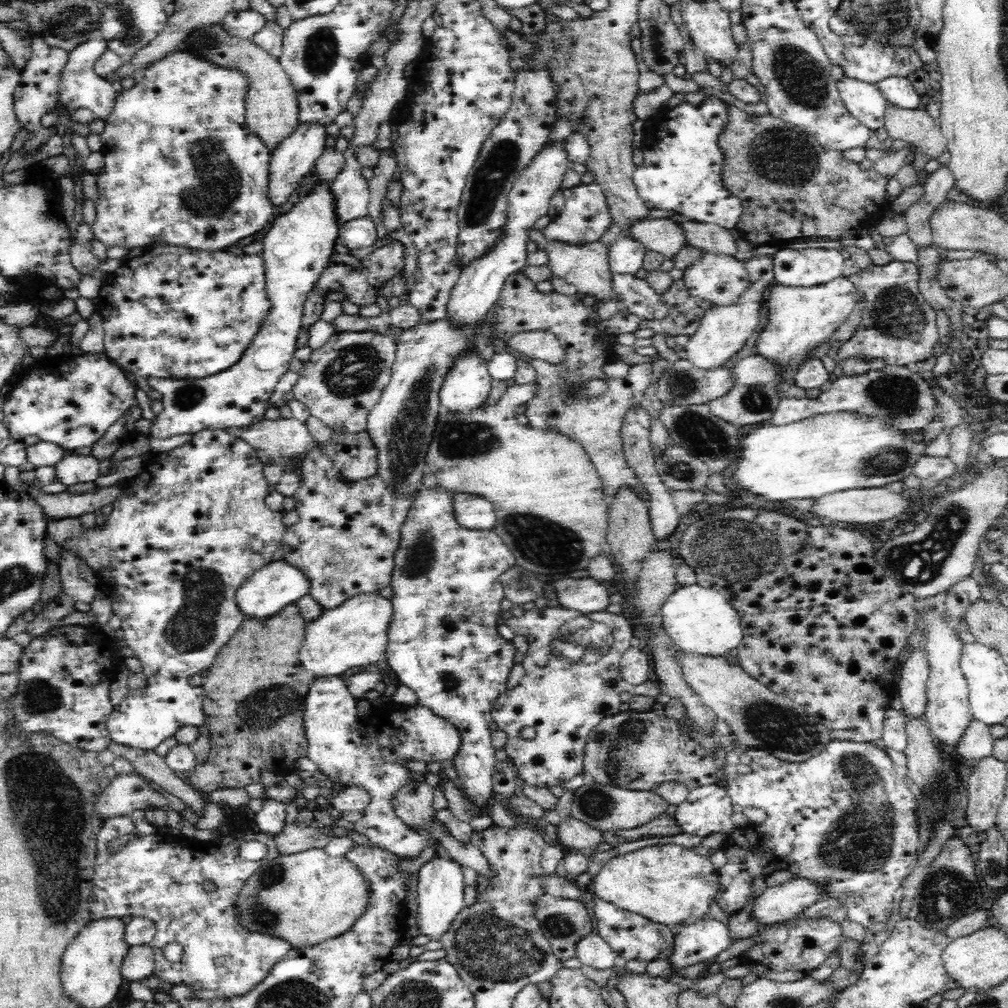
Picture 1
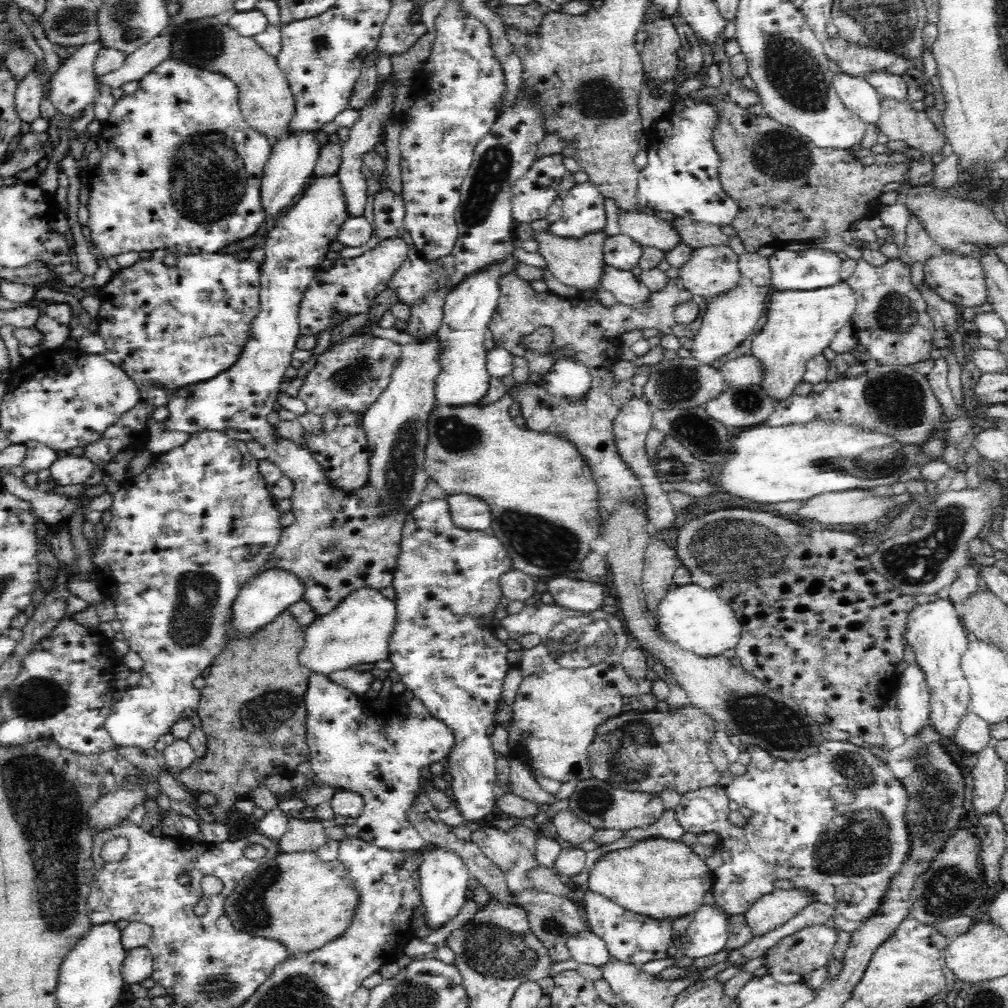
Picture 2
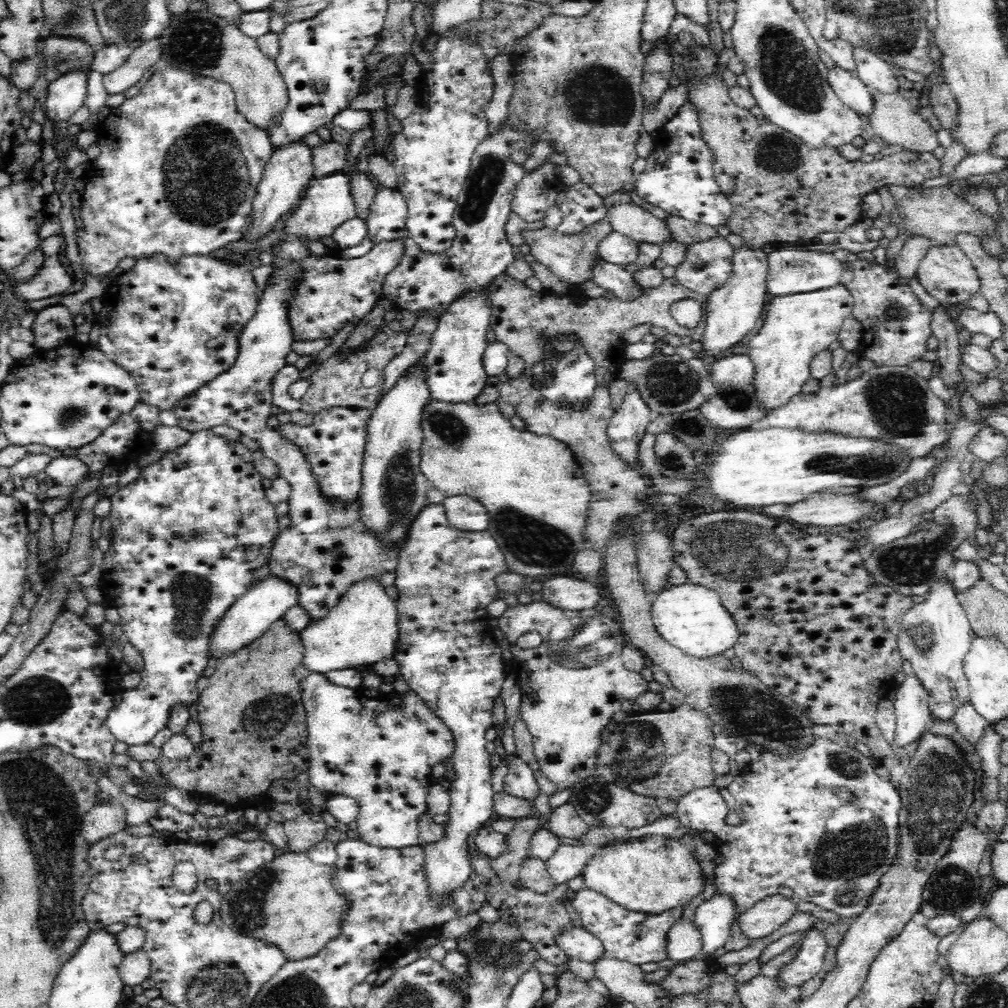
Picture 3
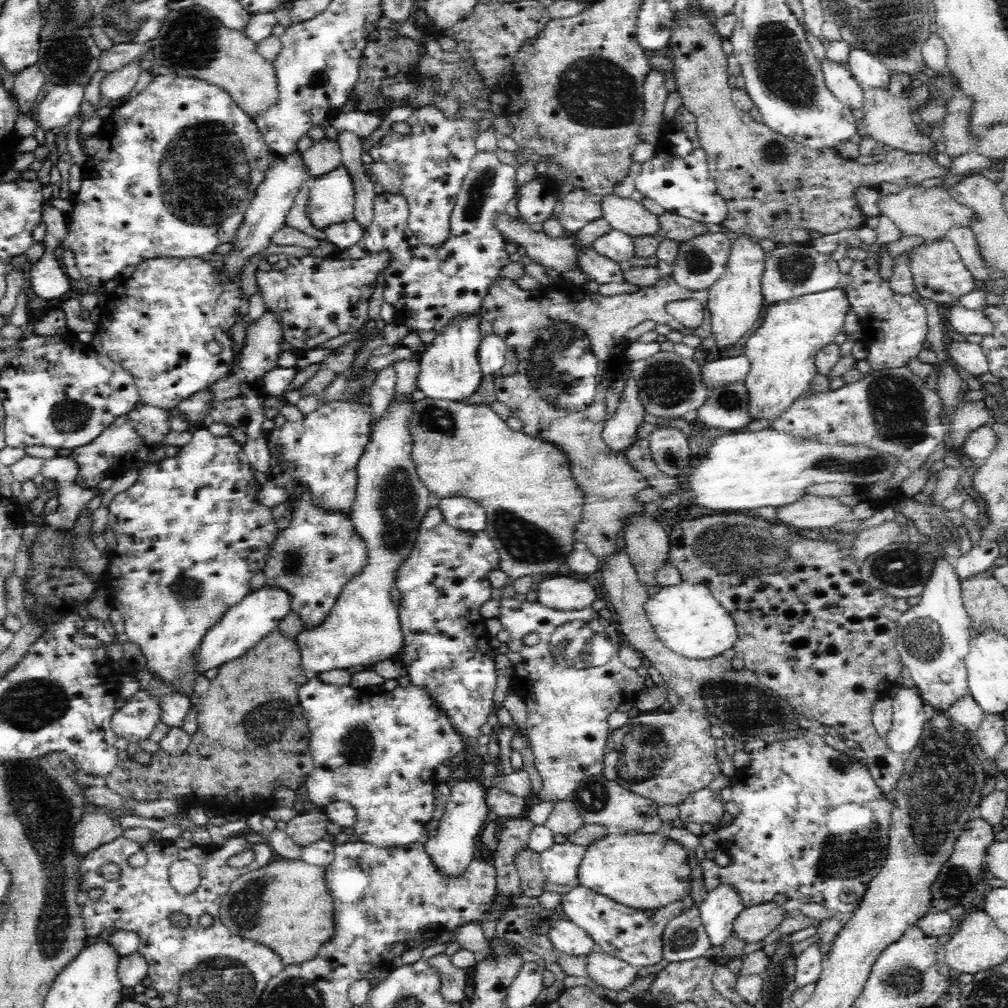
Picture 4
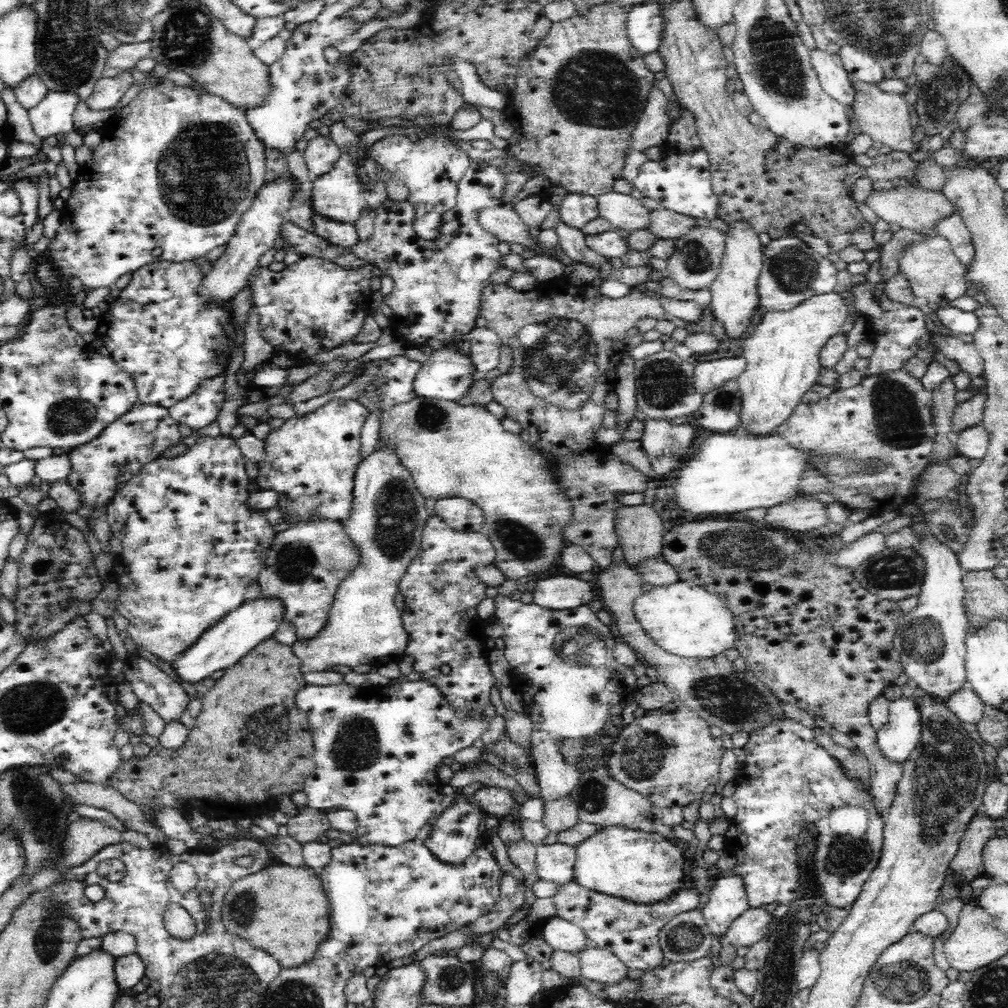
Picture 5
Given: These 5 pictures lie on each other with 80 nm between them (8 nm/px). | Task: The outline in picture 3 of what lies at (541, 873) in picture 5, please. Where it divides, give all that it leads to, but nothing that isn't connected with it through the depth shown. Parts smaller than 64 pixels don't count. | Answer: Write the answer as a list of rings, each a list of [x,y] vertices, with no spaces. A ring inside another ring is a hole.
[[[560,844],[556,852],[545,861],[546,869],[556,884],[562,884],[576,876],[580,876],[590,858],[587,846],[573,846]]]

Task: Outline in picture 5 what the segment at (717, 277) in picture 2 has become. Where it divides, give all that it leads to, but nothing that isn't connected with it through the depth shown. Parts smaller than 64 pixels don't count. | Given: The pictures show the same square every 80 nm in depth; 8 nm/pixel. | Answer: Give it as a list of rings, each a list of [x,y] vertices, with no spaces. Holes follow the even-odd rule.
[[[694,226],[687,234],[675,240],[674,251],[667,258],[669,277],[683,289],[708,289],[718,276],[724,250],[726,233],[712,227]]]

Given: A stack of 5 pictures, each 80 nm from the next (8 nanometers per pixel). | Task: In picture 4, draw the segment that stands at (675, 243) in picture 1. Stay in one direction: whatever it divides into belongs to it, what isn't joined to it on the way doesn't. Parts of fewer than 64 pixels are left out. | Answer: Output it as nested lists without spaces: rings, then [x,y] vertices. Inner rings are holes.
[[[614,194],[602,196],[602,214],[609,225],[630,237],[658,236],[658,215],[647,211],[640,201]]]

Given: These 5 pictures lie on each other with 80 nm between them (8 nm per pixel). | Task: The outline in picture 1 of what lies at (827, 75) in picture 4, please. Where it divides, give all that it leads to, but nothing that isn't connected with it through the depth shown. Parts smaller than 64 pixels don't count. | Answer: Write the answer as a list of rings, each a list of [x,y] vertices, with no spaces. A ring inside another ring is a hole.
[[[848,76],[836,83],[846,109],[854,118],[875,131],[884,127],[884,114],[889,103],[877,84],[868,84]]]

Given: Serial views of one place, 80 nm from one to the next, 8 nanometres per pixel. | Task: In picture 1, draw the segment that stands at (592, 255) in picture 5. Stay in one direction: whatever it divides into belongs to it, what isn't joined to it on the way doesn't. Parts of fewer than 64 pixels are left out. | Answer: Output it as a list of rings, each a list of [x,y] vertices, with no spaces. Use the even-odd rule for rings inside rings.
[[[612,274],[612,285],[618,293],[622,308],[640,318],[662,320],[668,314],[668,307],[646,279],[630,274]]]

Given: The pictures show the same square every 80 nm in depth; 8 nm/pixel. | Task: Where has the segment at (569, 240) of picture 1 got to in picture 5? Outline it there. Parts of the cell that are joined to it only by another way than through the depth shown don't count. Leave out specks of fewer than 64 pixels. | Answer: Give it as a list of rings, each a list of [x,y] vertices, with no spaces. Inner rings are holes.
[[[567,193],[559,208],[559,213],[560,220],[568,226],[581,229],[586,223],[600,217],[597,197]]]

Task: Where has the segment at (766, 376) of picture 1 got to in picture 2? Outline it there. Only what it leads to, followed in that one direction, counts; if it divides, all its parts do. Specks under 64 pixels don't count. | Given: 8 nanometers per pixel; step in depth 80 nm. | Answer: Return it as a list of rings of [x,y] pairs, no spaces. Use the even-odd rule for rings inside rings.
[[[742,355],[738,358],[726,360],[719,374],[728,387],[744,387],[749,384],[759,385],[762,377],[758,359],[752,355]]]

